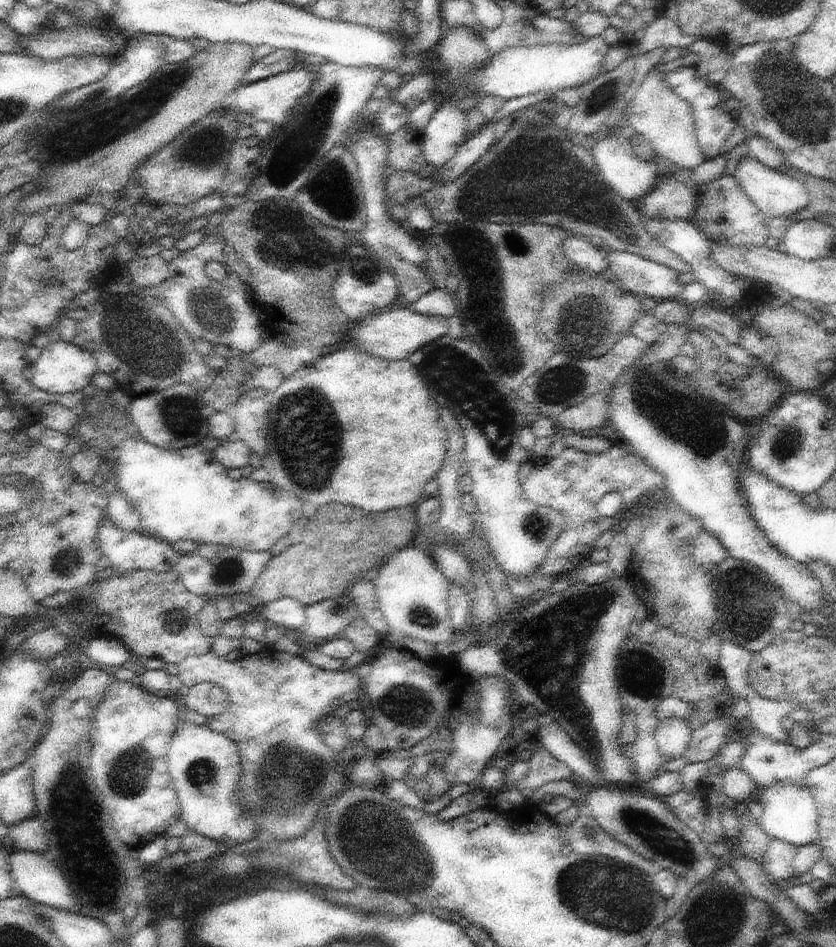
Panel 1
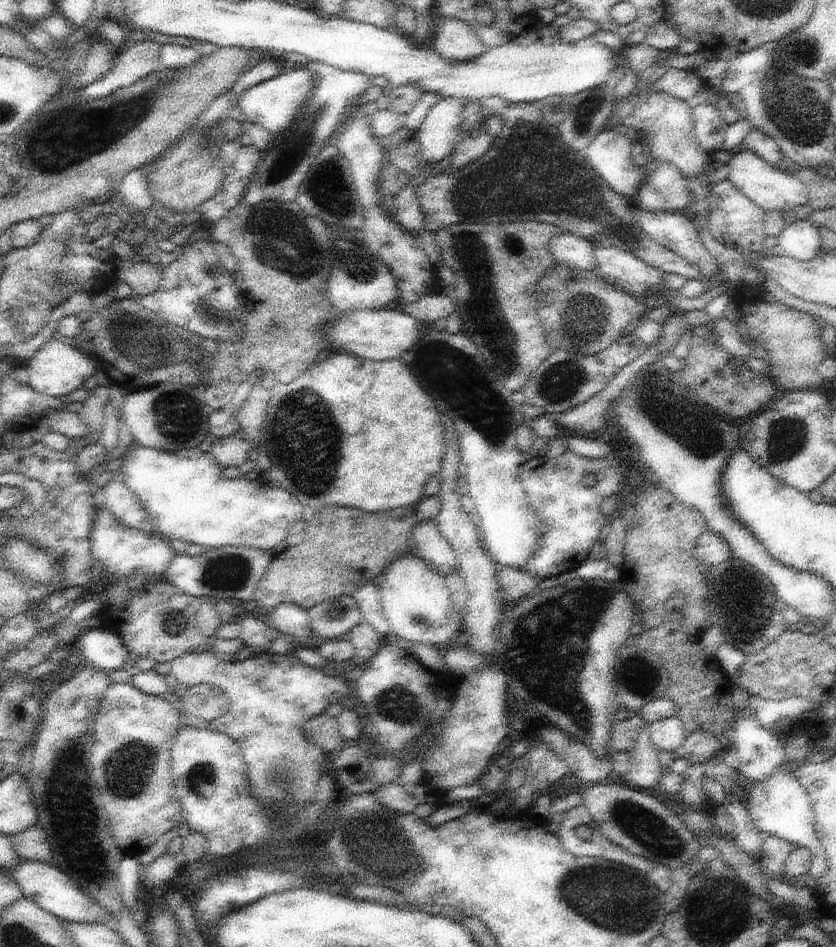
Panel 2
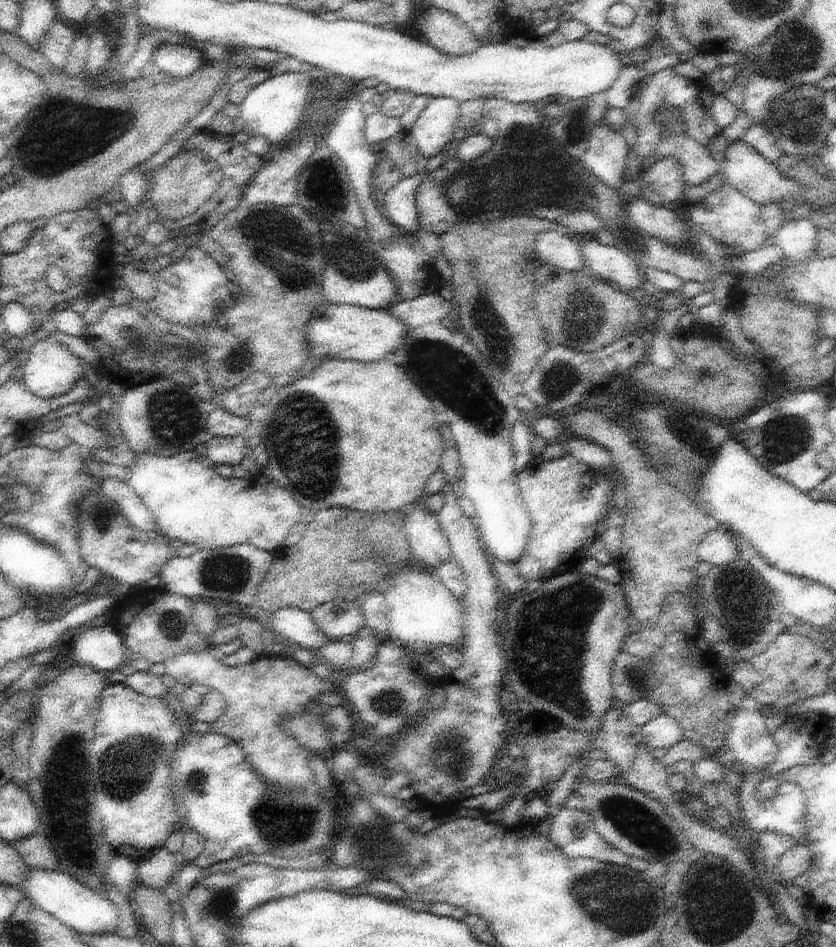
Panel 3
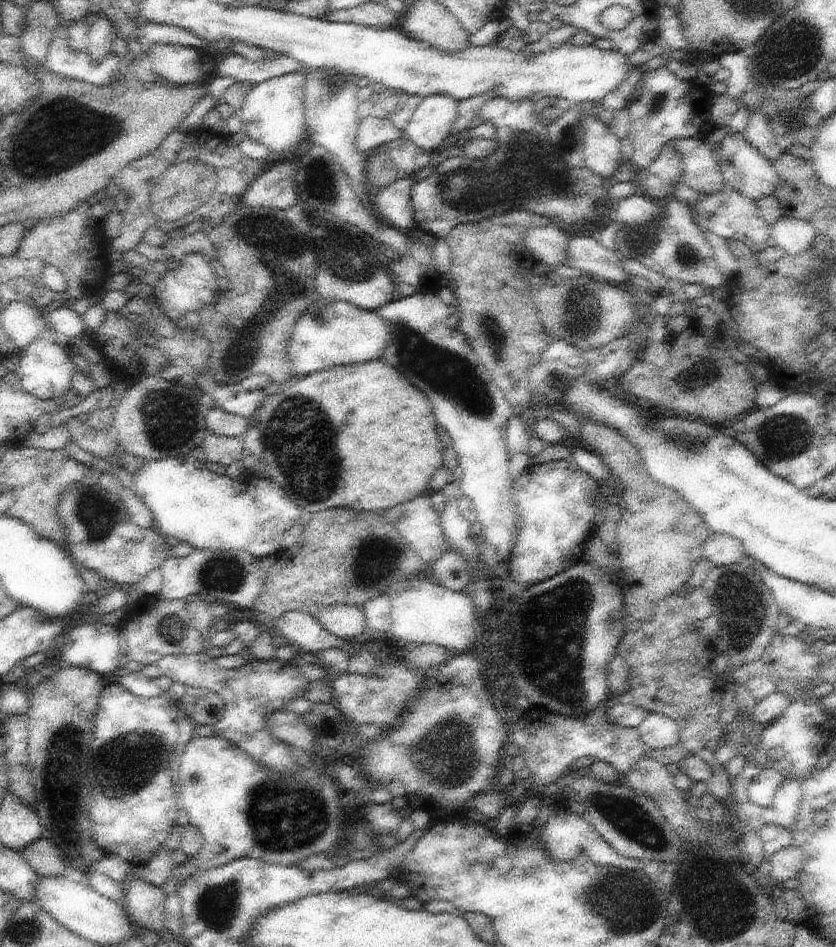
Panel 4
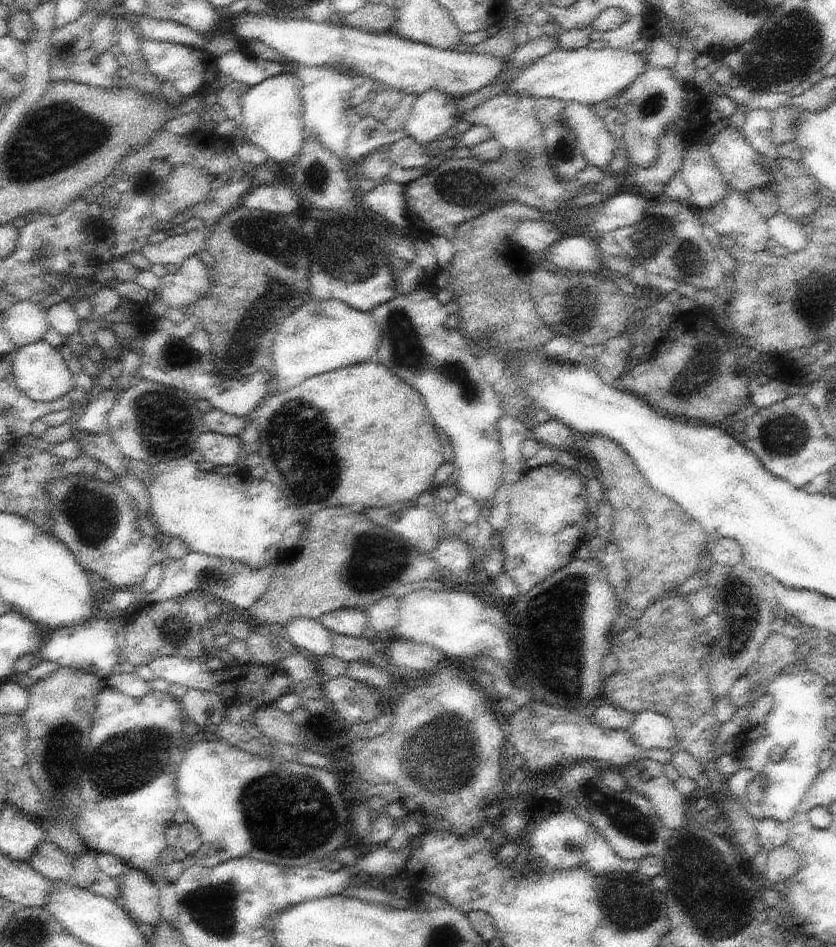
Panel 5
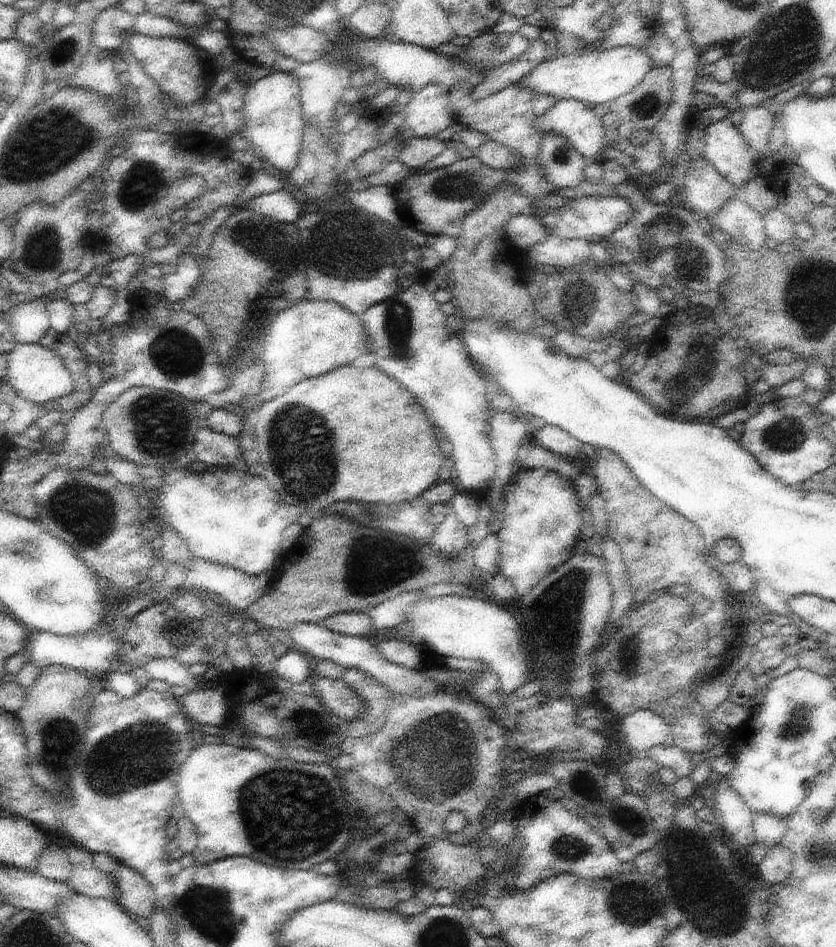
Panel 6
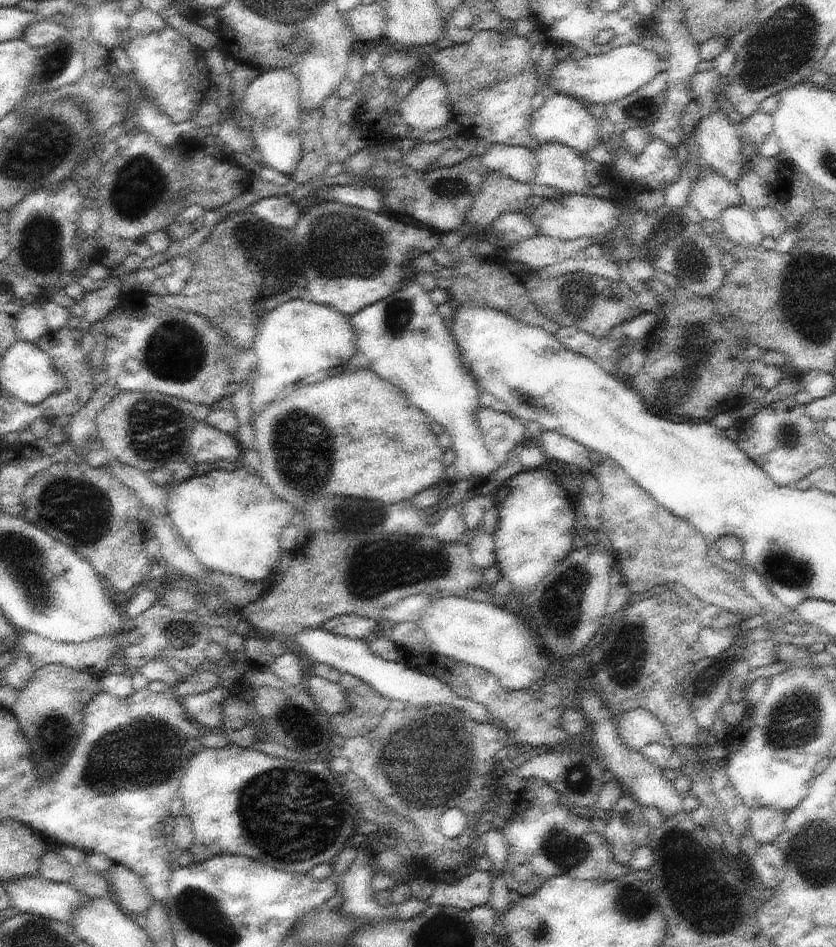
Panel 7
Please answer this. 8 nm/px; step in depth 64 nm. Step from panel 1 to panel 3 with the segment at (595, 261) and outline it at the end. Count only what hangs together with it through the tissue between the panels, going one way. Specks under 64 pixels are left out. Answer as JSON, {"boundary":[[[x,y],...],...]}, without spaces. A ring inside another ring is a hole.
{"boundary":[[[542,231],[537,237],[537,251],[548,265],[566,270],[586,270],[582,237],[568,232]]]}

